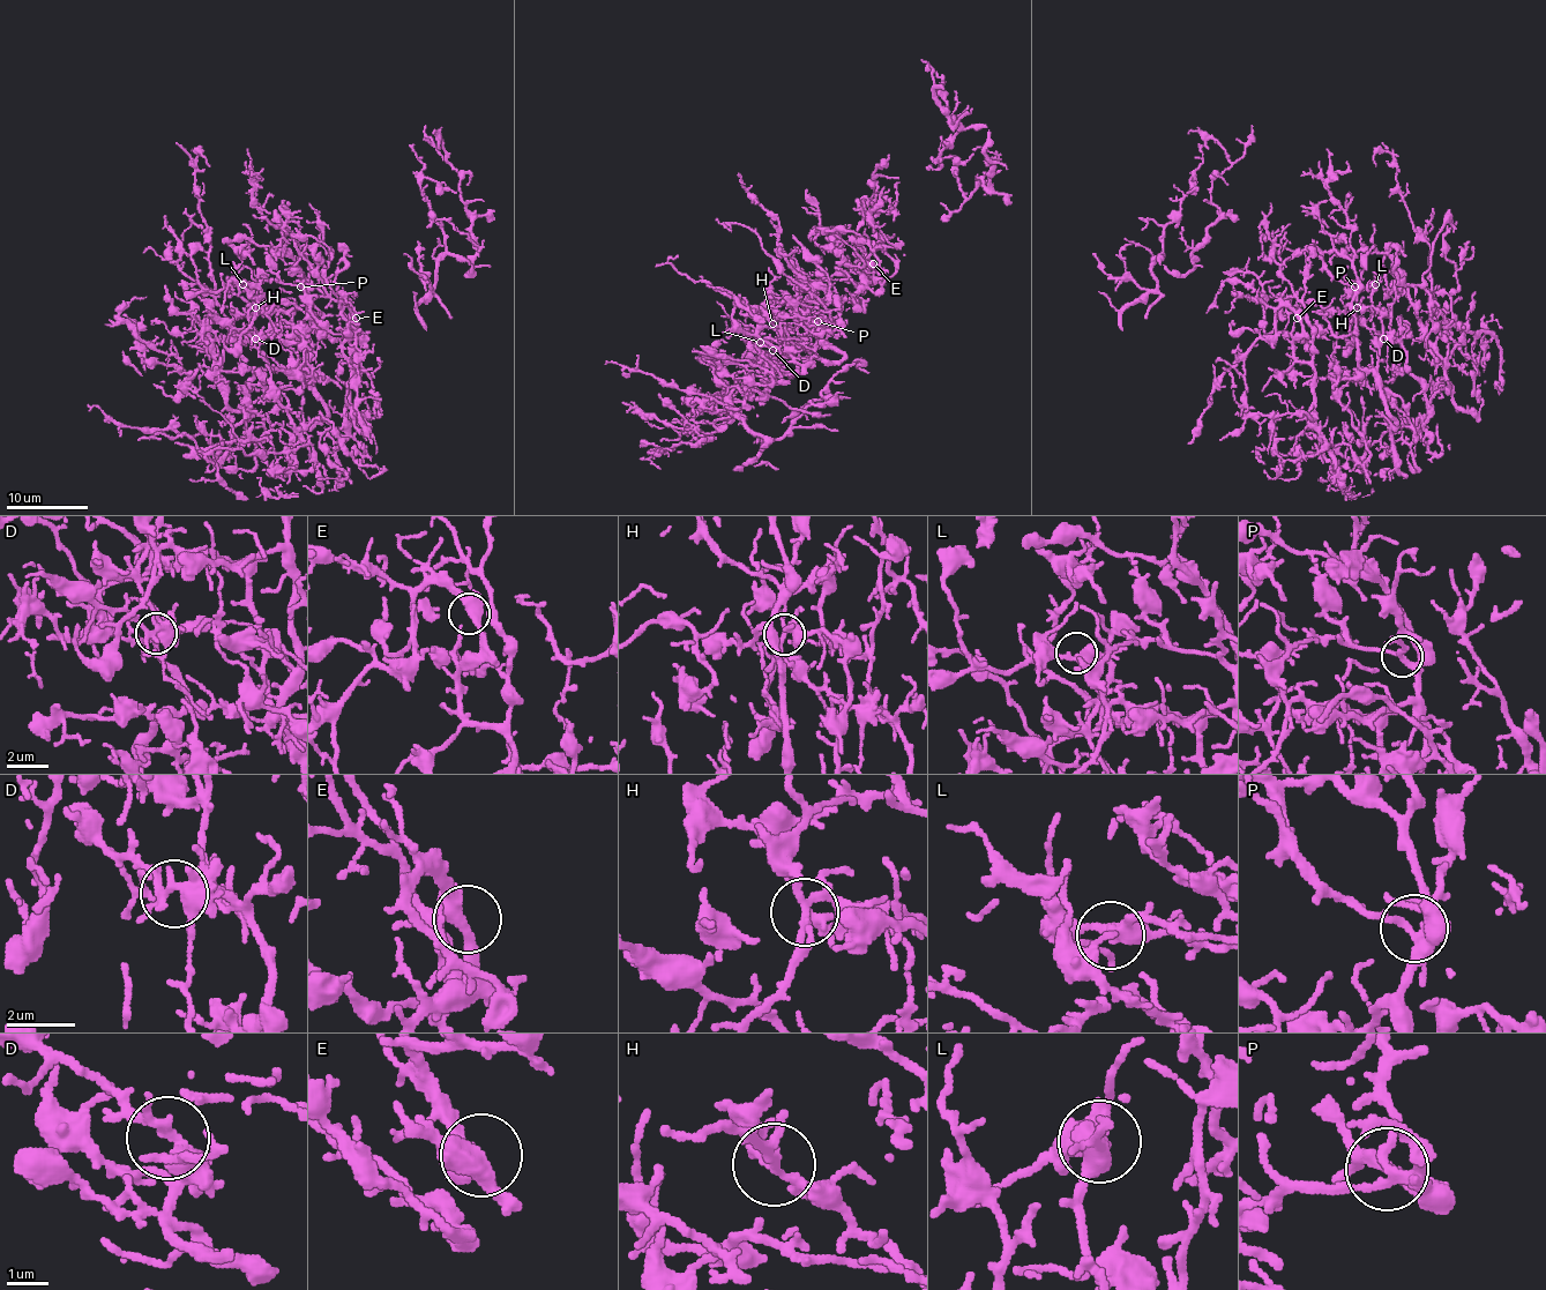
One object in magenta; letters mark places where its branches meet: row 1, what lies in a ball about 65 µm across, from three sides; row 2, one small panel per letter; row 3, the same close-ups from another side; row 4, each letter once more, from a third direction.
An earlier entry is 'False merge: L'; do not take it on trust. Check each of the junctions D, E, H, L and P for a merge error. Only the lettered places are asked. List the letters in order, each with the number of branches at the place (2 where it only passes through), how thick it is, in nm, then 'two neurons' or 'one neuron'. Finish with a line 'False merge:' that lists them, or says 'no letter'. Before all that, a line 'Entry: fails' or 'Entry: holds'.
Entry: fails
D: branches 3; calibre 300 nm; one neuron
E: branches 3; calibre 400 nm; one neuron
H: branches 4; calibre 200 nm; one neuron
L: branches 3; calibre 380 nm; one neuron
P: branches 4; calibre 240 nm; one neuron
False merge: no letter

